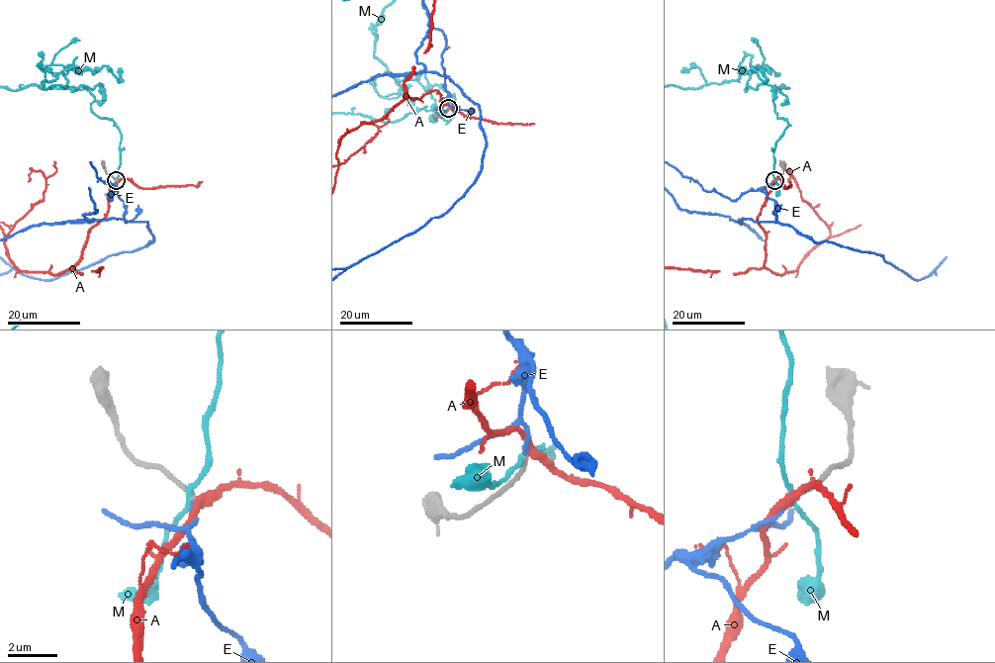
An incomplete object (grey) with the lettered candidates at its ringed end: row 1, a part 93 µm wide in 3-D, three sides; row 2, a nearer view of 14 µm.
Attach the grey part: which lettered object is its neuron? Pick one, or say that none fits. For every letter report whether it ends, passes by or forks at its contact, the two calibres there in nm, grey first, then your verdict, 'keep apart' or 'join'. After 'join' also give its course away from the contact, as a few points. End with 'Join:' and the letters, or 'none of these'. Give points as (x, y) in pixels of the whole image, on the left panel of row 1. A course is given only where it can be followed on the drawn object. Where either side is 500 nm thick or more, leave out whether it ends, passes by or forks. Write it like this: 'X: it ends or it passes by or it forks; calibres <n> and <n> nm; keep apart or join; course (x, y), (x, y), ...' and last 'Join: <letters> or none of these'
A: it passes by; calibres 180 and 320 nm; keep apart
E: it ends; calibres 180 and 190 nm; join
M: it passes by; calibres 190 and 180 nm; keep apart
Join: E

